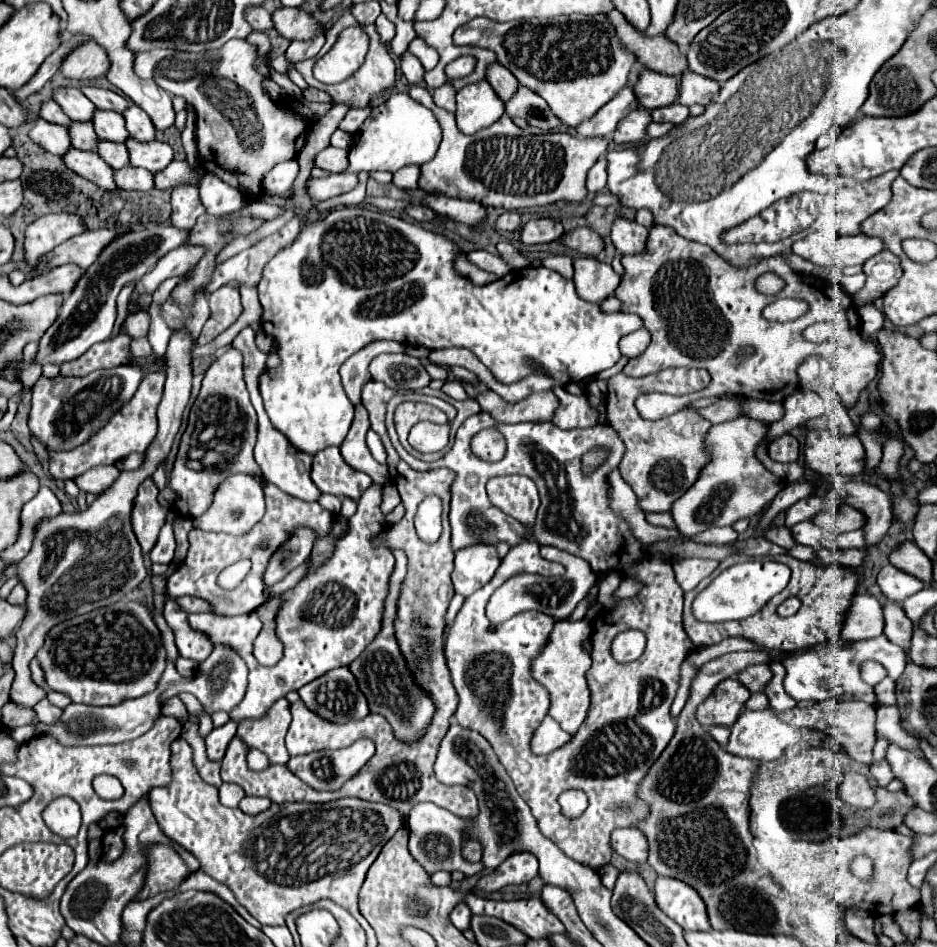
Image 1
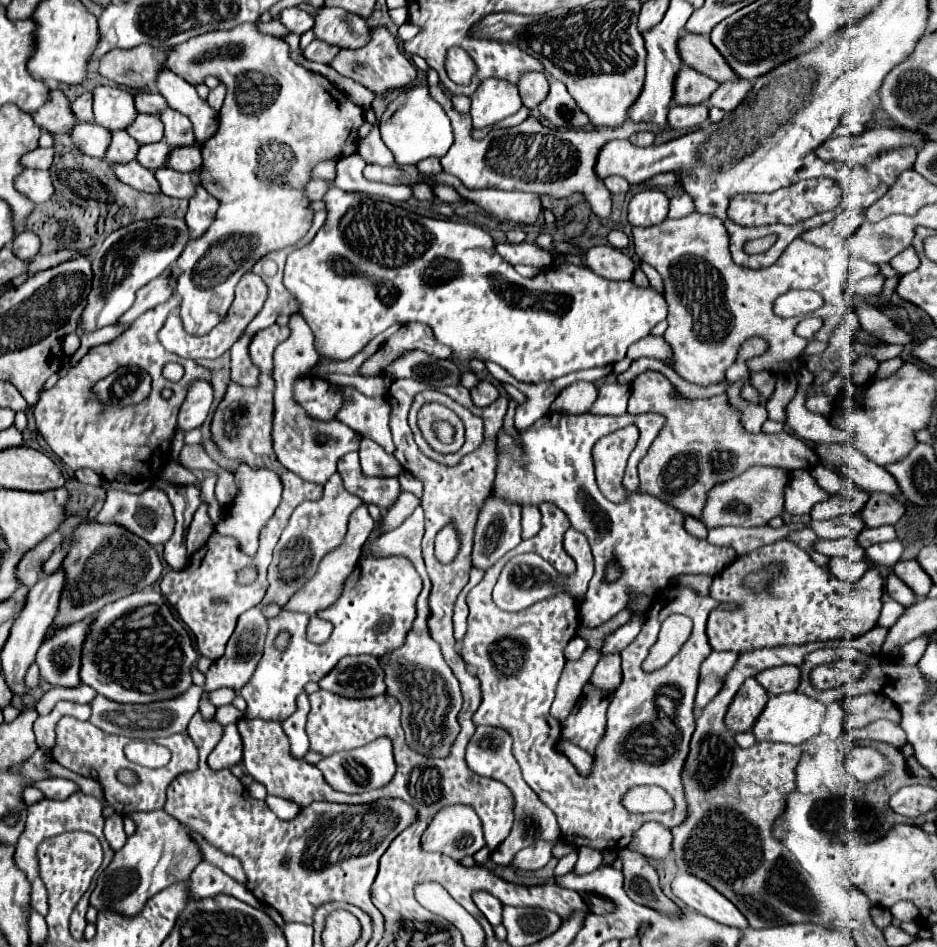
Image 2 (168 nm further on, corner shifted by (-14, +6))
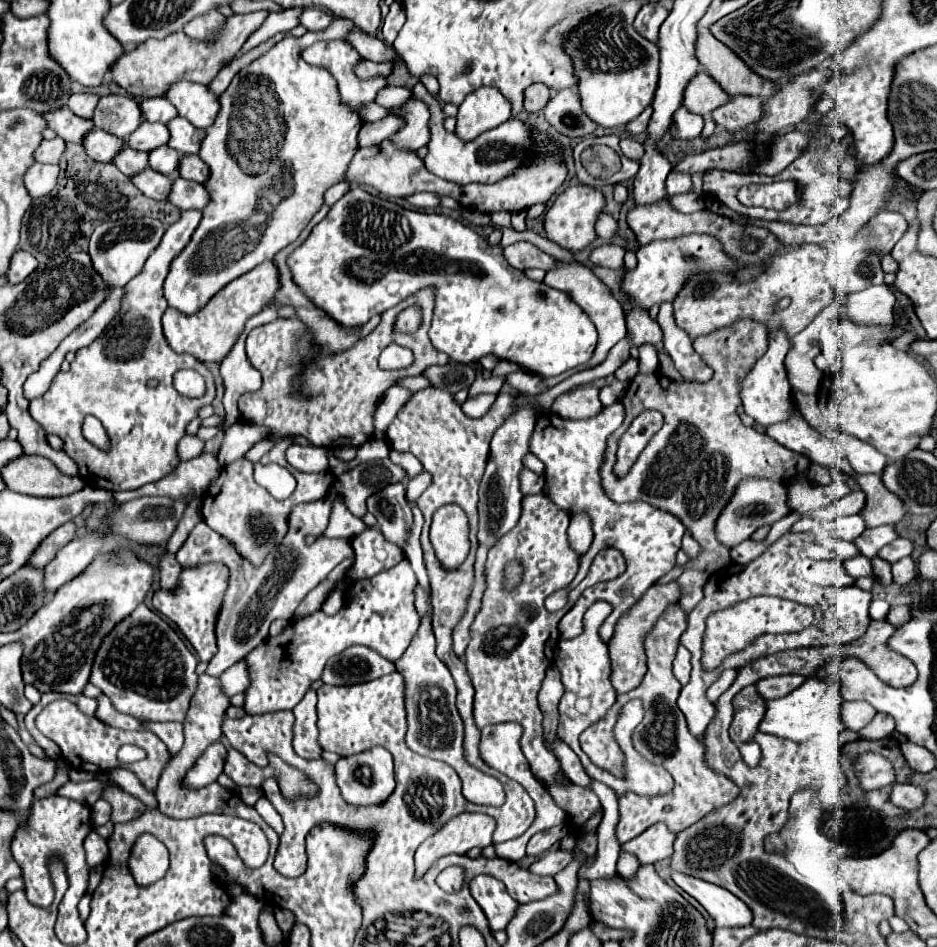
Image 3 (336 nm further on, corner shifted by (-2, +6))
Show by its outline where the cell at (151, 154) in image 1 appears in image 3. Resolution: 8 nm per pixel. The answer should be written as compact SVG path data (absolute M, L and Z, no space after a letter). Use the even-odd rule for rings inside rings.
M186 155L180 161L180 177L188 179L188 181L204 183L210 177L210 169L202 159L198 159L198 155Z

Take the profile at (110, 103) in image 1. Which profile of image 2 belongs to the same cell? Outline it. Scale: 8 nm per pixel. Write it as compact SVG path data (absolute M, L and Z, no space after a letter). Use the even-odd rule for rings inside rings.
M142 91L134 95L134 107L138 109L138 113L160 113L166 107L166 103L160 93Z

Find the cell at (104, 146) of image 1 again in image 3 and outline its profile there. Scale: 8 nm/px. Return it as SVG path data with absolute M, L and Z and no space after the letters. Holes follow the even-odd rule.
M168 145L158 147L156 151L150 151L150 167L164 173L164 175L168 175L168 177L178 175L180 159L182 159L182 155L176 149L168 147Z

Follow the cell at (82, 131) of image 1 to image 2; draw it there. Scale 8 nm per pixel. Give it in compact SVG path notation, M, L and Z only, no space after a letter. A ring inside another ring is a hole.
M112 131L112 139L104 159L108 163L126 163L136 159L136 149L138 143L130 135L126 135L126 131Z

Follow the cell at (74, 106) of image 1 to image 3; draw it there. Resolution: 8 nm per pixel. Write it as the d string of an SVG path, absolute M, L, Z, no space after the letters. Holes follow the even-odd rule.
M106 95L100 99L92 121L98 129L108 131L116 137L128 139L142 123L142 111L136 99L122 95Z

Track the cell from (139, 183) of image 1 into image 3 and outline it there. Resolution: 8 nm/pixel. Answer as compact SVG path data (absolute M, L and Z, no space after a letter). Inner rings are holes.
M176 177L174 189L172 189L172 195L168 201L182 211L188 211L188 209L202 211L210 203L210 195L208 195L204 185Z

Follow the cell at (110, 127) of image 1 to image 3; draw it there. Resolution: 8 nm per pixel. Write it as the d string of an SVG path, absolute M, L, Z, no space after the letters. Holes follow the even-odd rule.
M144 121L144 127L140 131L134 131L128 139L128 147L138 151L154 151L156 147L166 145L170 139L170 131L162 123L148 123Z

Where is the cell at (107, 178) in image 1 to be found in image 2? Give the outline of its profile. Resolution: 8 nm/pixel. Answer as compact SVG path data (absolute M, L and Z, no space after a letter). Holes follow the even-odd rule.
M128 161L128 163L114 163L112 171L116 173L116 177L138 189L138 191L146 191L146 193L160 193L160 187L154 179L154 173L150 169L144 169L138 161Z

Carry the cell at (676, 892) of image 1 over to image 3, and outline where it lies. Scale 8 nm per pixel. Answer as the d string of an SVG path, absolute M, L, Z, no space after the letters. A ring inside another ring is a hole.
M676 871L672 873L672 879L706 907L706 911L714 917L716 927L746 927L752 923L752 911L748 905L724 887Z

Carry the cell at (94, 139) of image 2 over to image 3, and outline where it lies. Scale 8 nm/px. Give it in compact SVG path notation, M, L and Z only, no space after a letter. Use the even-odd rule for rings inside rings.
M92 131L92 135L88 135L88 139L84 139L84 149L88 151L88 155L96 161L102 161L102 163L112 163L114 157L126 147L126 141L116 137L116 135L110 135L106 131Z

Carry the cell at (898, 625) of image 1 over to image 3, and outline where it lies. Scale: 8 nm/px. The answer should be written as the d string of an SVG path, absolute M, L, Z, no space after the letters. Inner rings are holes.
M874 557L872 559L872 569L874 569L874 577L882 583L882 585L890 585L892 583L892 573L890 573L890 563L880 559L880 557Z

